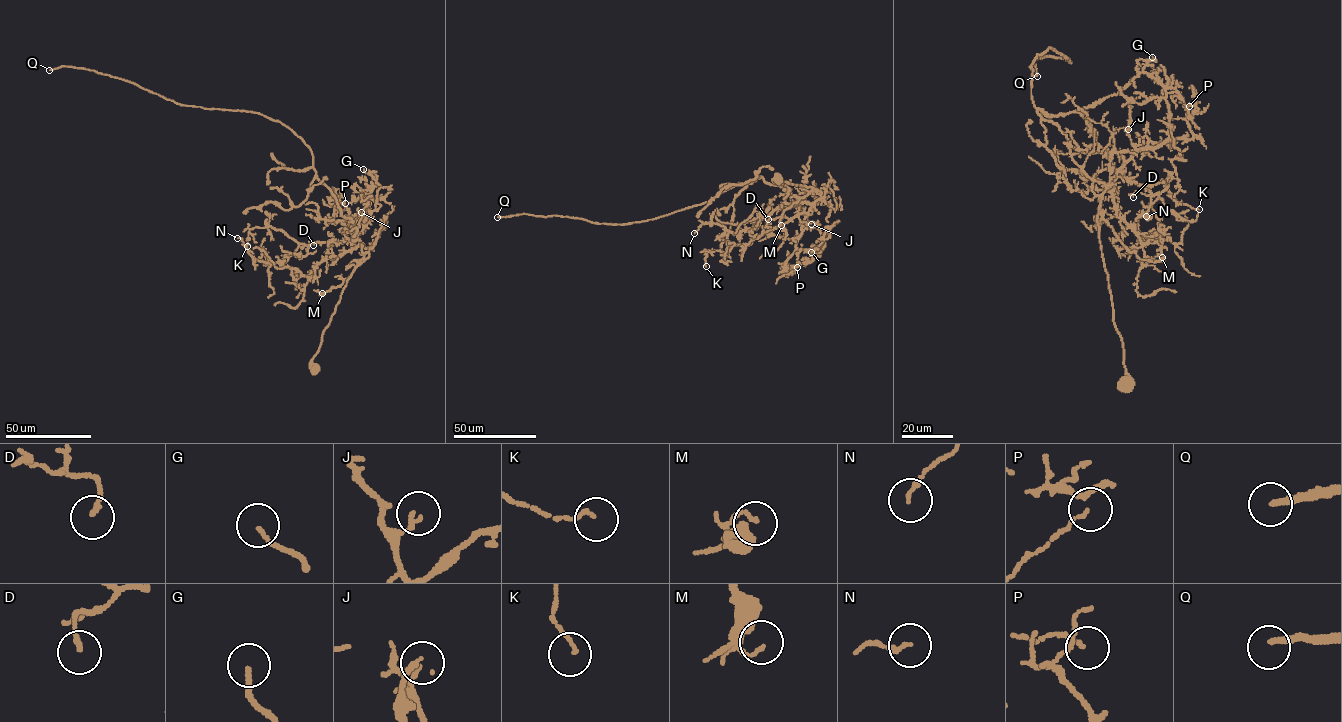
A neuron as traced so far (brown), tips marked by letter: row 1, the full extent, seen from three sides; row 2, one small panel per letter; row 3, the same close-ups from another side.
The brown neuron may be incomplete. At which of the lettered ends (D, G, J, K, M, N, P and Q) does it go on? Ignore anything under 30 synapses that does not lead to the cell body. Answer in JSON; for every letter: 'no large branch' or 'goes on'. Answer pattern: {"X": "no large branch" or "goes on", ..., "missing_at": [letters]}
{"D": "no large branch", "G": "no large branch", "J": "no large branch", "K": "no large branch", "M": "no large branch", "N": "no large branch", "P": "no large branch", "Q": "goes on", "missing_at": ["Q"]}

